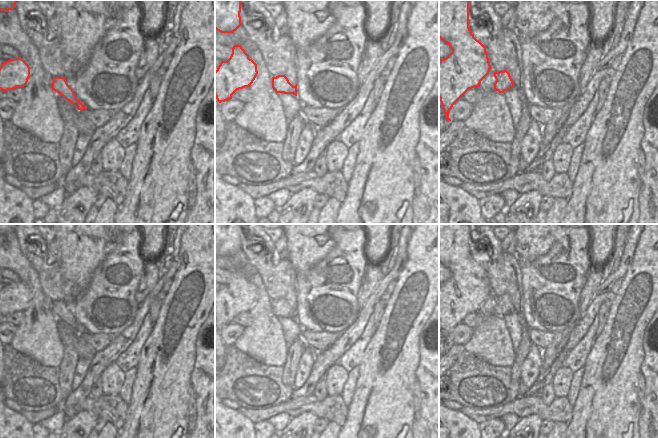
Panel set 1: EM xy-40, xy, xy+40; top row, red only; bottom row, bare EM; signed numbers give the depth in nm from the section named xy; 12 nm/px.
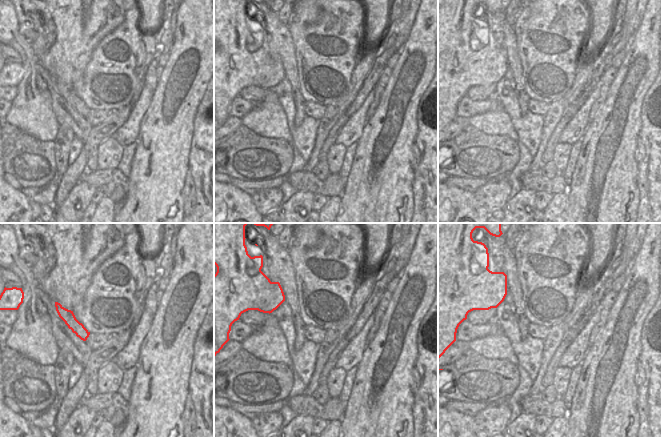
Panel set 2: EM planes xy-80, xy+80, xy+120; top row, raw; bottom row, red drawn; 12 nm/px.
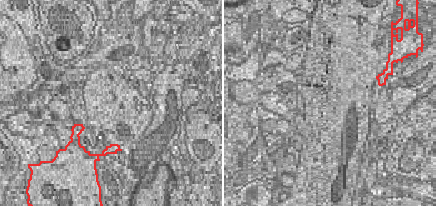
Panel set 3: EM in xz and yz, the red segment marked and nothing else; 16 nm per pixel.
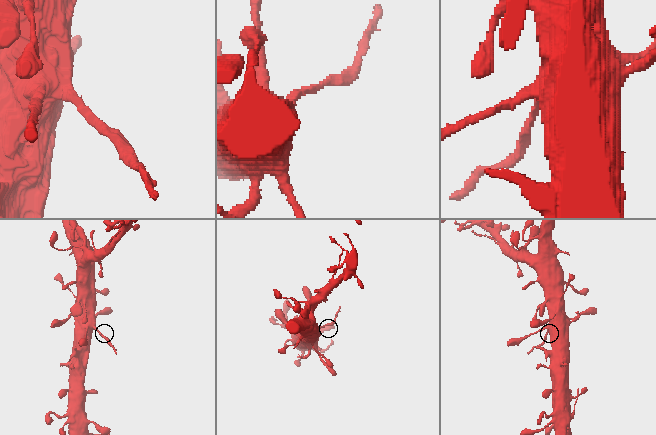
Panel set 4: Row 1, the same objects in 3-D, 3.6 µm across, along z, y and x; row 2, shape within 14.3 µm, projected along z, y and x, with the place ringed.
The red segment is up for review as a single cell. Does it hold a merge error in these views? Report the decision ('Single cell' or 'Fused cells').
Fused cells.

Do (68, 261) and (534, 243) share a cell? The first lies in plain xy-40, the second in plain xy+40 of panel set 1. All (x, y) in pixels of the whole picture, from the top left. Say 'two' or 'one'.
one

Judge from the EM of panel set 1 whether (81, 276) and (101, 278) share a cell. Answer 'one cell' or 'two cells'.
two cells

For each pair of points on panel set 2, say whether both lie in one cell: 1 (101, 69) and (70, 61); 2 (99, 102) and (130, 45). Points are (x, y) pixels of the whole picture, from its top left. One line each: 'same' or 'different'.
1: different
2: same

